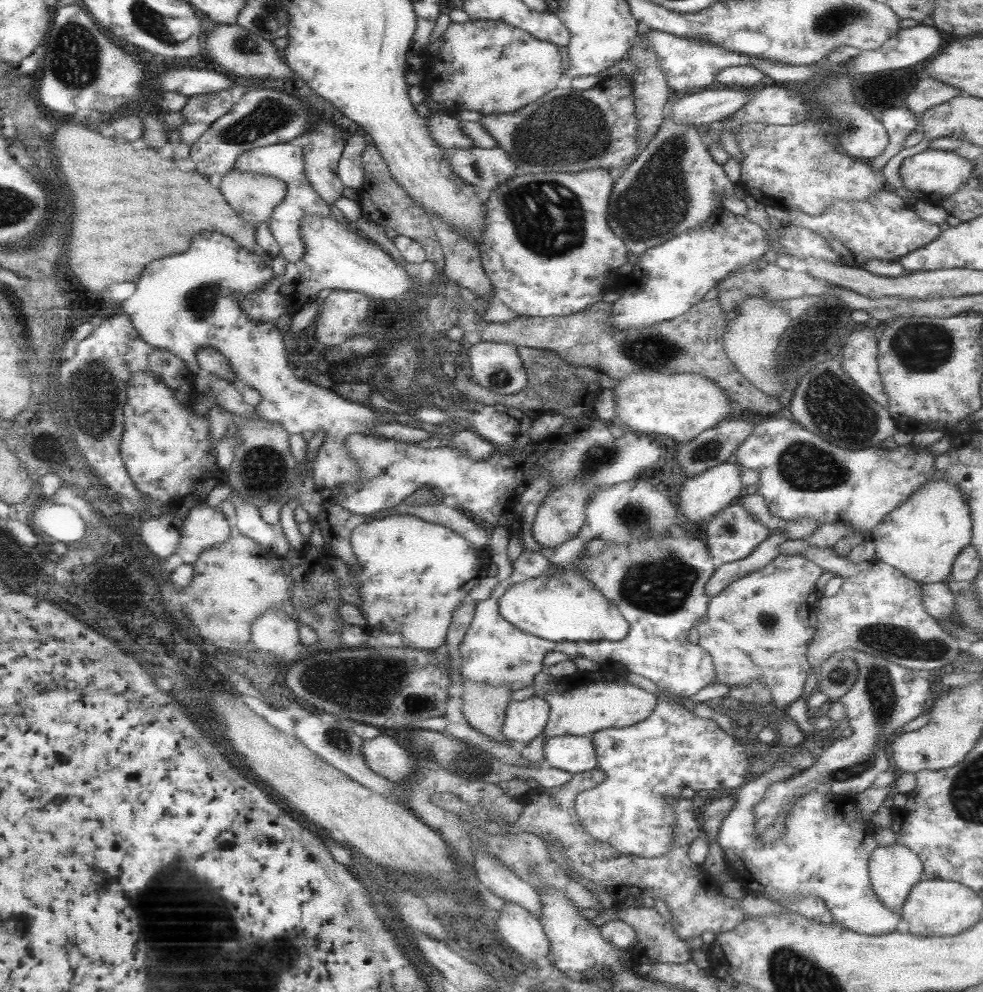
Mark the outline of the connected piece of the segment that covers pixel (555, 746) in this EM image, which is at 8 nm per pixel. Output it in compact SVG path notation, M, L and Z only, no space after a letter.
M551 736L543 742L543 763L572 775L596 768L593 743L585 736Z

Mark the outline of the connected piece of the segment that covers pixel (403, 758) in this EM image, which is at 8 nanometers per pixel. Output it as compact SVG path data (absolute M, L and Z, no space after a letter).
M375 736L361 742L361 753L371 772L396 784L403 784L413 772L413 752L391 736Z

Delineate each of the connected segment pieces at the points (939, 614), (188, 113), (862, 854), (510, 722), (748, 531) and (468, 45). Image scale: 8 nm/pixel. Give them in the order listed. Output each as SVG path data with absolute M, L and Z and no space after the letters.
M946 582L919 583L919 587L921 587L923 609L935 621L947 619L952 614L953 595L947 588Z
M225 88L219 92L187 96L184 106L178 112L183 116L187 129L206 127L229 111L234 103L232 95L231 89Z
M790 765L773 767L755 776L751 781L745 782L738 790L732 808L726 813L718 827L716 832L718 848L721 851L729 850L731 854L735 854L739 862L743 864L743 868L747 870L751 882L745 884L744 890L748 894L755 897L763 896L772 903L795 900L801 896L817 896L829 909L832 922L851 932L858 932L862 935L882 935L897 930L900 913L885 908L885 904L881 904L868 882L867 860L869 854L878 846L873 839L875 826L870 822L862 822L862 817L855 806L854 795L835 794L831 791L809 791L799 796L799 799L795 799L793 807L786 814L780 836L770 844L758 842L754 828L753 806L761 800L762 792L767 790L769 785L792 778L799 771Z
M540 697L510 700L501 725L501 734L507 743L521 747L533 740L545 726L549 704Z
M739 499L709 518L705 544L709 556L723 564L745 558L769 533L745 511Z
M501 21L451 22L440 37L441 49L428 57L428 61L433 63L435 70L440 72L440 76L431 84L427 96L443 105L443 113L452 108L489 114L510 113L553 90L557 86L557 80L563 76L561 58L555 44L533 38L524 30Z

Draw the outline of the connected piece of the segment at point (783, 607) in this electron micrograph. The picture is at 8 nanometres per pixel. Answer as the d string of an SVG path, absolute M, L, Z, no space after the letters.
M781 553L770 560L769 564L734 580L721 592L710 597L705 622L696 624L695 630L698 634L697 645L711 657L715 682L729 687L737 684L747 686L751 680L759 680L766 684L772 706L777 708L785 708L801 696L810 670L806 656L807 645L817 626L815 605L820 593L815 588L815 580L822 572L821 567L799 555Z

